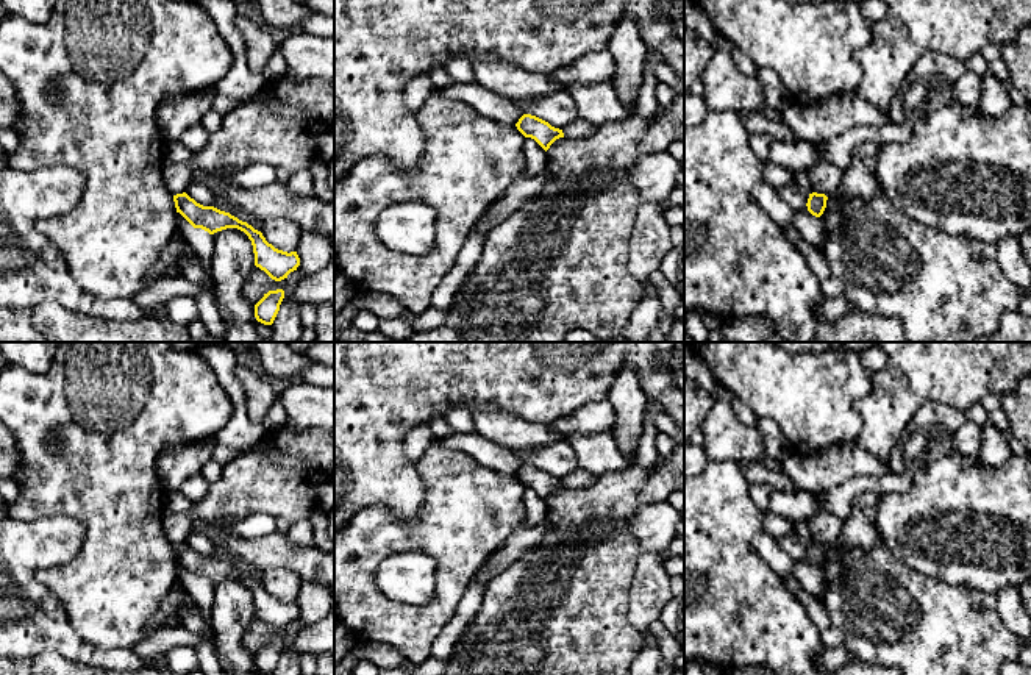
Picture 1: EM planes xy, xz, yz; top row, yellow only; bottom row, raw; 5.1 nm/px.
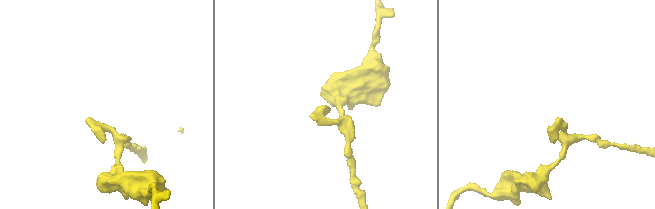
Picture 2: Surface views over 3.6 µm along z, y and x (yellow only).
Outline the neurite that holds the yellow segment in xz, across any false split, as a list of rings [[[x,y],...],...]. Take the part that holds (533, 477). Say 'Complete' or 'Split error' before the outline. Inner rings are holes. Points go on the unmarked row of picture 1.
Complete. [[[523,464],[516,477],[525,488],[534,489],[545,502],[556,489],[564,488],[562,480],[531,464]]]

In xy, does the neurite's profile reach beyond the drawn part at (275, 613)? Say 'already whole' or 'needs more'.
already whole

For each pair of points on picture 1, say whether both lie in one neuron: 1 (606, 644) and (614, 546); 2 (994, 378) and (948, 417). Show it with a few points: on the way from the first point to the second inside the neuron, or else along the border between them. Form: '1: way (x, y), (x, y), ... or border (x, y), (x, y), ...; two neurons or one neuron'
1: way (606, 619), (606, 571); one neuron
2: border (922, 403), (939, 400), (963, 411); two neurons

